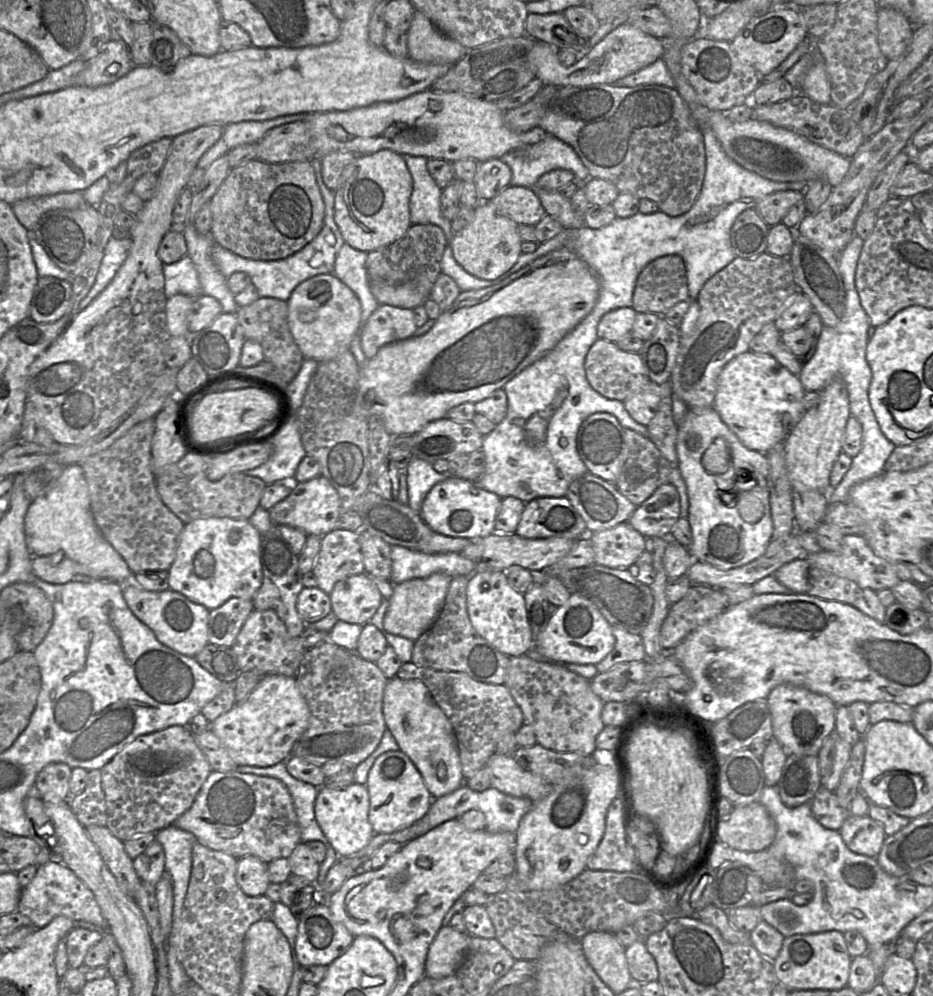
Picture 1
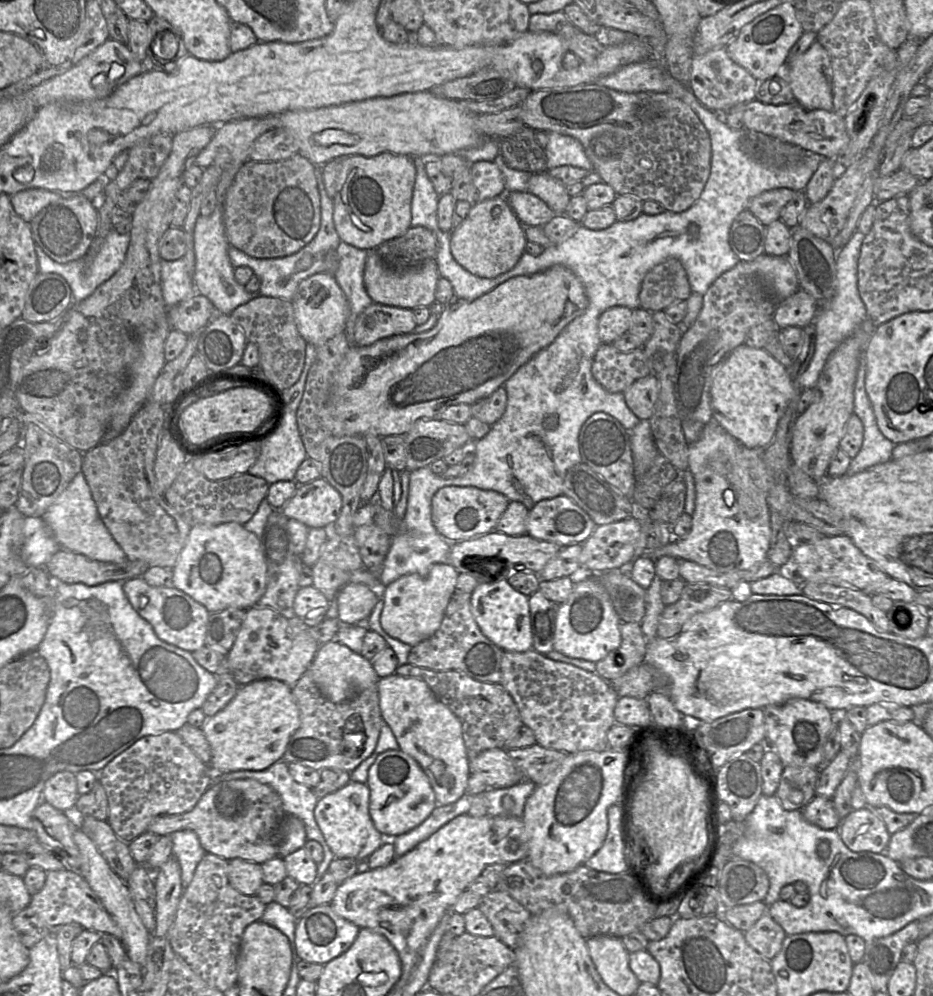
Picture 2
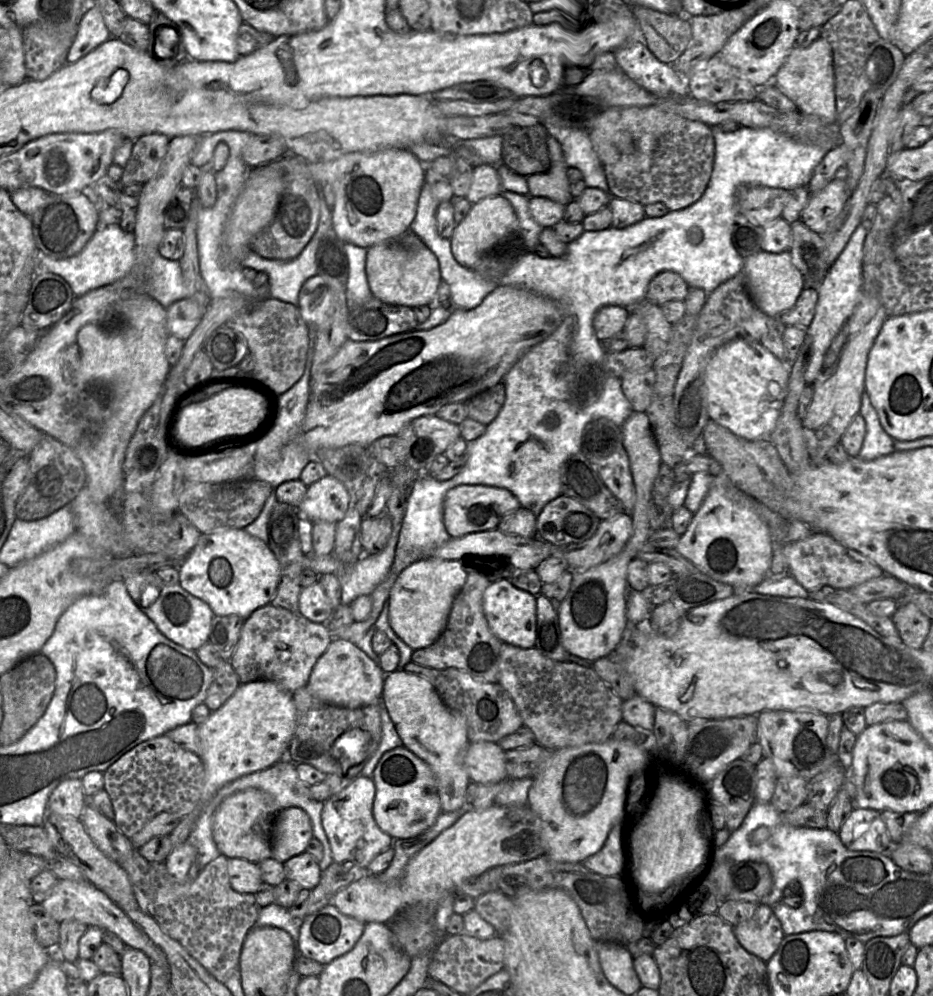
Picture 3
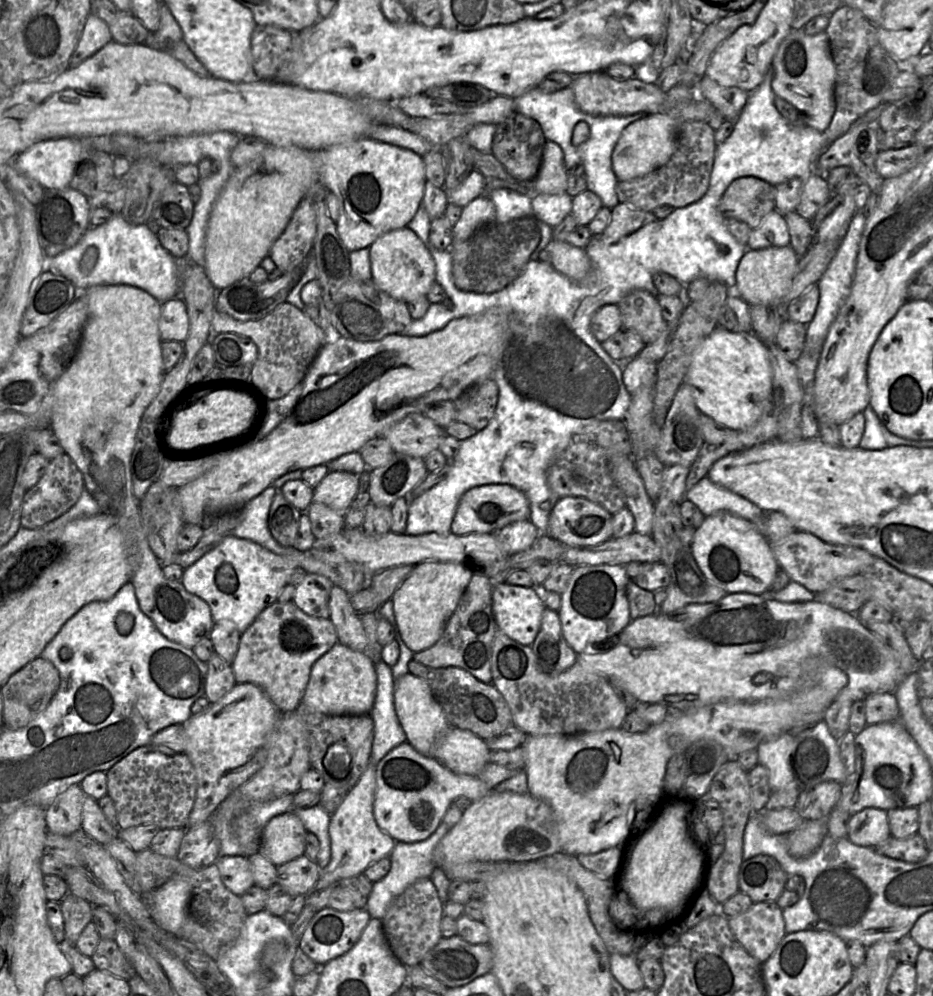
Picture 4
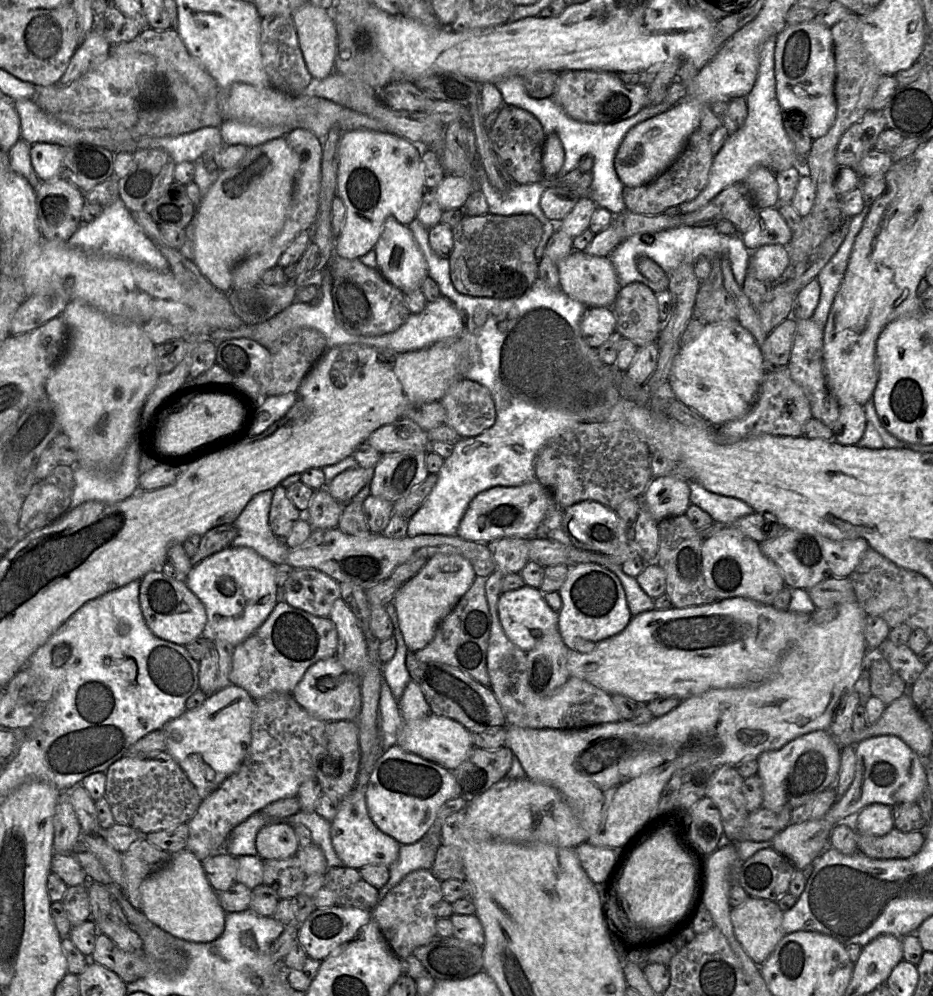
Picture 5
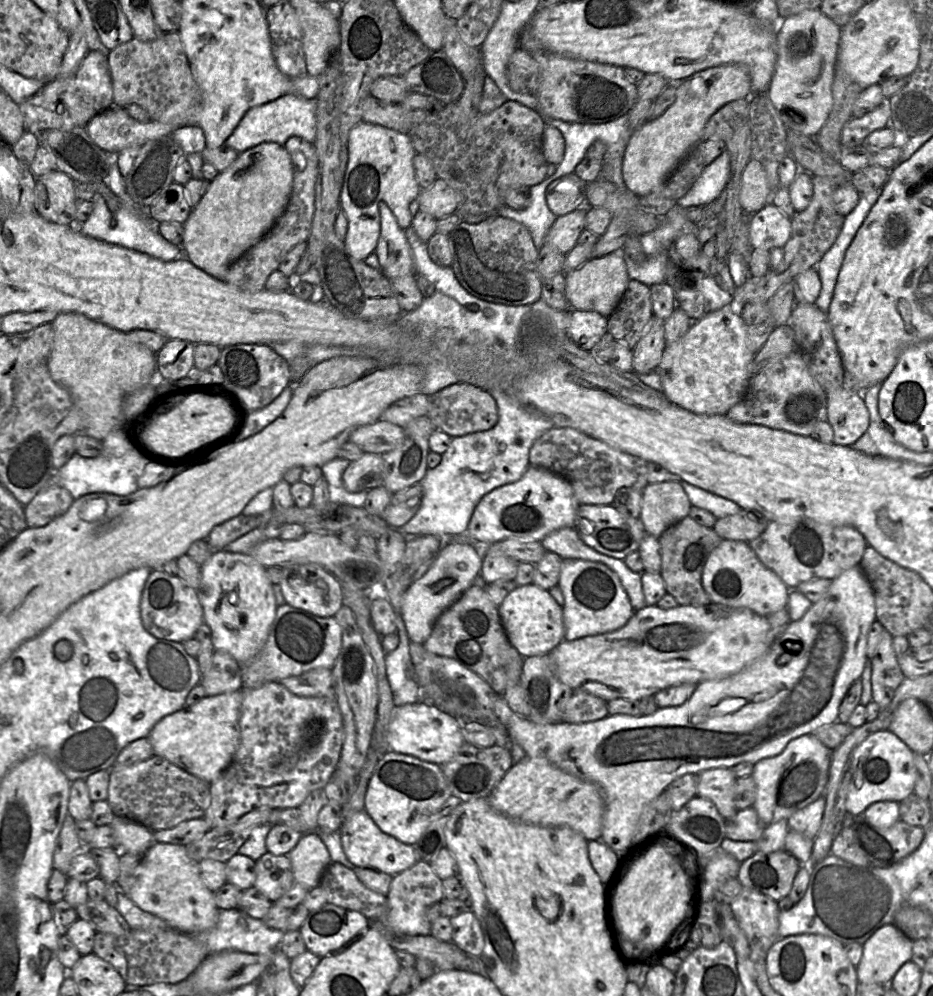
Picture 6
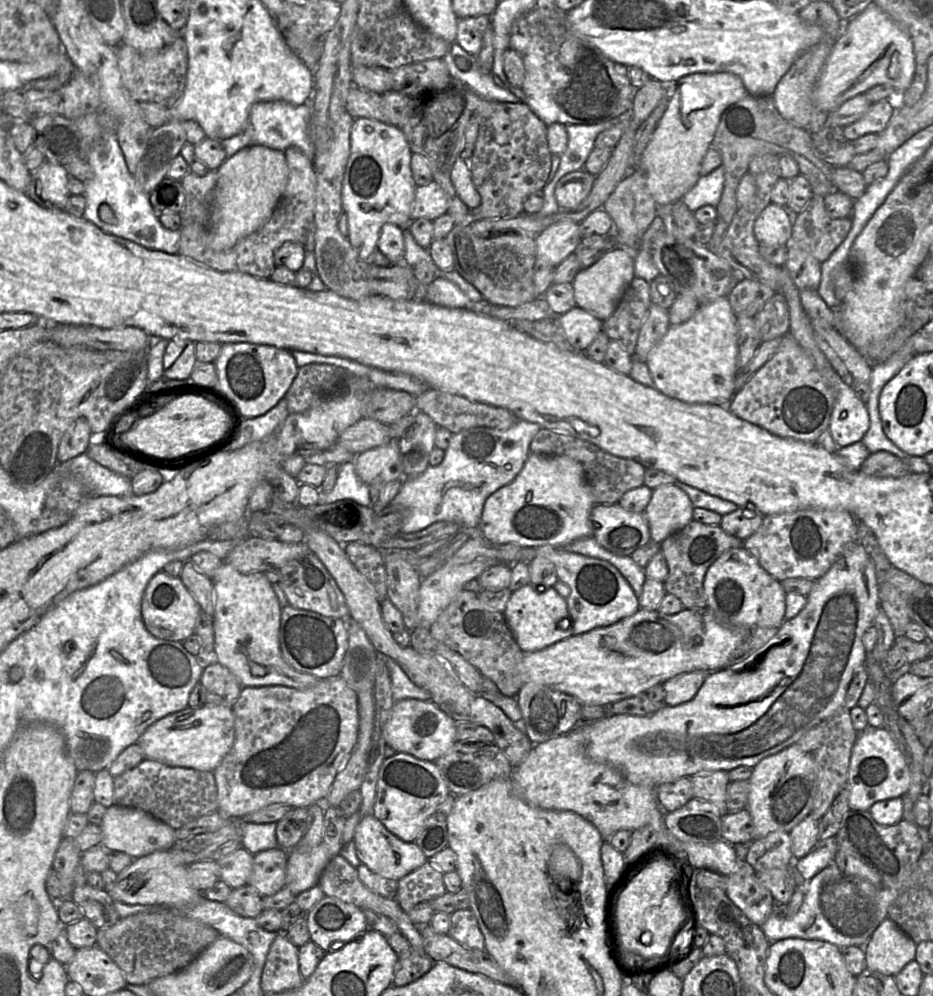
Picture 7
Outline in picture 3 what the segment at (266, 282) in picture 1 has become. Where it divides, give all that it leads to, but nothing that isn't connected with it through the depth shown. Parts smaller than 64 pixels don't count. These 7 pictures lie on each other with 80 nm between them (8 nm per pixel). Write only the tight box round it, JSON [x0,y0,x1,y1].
[241,188,333,306]

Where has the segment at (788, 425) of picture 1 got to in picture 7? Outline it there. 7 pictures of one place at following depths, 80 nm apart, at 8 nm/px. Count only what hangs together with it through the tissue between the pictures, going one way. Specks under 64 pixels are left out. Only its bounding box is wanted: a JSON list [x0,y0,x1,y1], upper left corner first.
[645,297,738,405]

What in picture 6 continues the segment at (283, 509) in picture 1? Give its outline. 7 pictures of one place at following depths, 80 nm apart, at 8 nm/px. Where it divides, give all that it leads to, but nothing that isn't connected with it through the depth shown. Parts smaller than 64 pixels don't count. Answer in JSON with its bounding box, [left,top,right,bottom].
[342,452,387,493]

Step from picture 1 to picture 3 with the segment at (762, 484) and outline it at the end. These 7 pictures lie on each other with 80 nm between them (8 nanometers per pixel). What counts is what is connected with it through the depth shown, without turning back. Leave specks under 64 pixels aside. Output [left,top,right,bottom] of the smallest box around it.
[675,474,774,593]

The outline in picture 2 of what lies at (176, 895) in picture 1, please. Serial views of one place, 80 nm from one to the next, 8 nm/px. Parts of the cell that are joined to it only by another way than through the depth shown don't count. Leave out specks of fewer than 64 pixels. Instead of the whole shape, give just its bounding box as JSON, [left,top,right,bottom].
[170,830,206,889]

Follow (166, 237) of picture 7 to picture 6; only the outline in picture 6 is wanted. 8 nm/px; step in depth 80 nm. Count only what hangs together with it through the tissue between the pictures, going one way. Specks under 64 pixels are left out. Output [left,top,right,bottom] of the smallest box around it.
[77,153,181,262]

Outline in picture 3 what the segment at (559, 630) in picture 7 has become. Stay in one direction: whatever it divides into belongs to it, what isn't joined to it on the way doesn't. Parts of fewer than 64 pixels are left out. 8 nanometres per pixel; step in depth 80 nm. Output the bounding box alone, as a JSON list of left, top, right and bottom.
[482,579,536,648]

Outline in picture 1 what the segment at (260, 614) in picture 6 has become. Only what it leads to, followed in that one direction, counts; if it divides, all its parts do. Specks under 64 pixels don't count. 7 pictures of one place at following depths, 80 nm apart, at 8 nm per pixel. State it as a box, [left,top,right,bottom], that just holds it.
[168,518,262,610]

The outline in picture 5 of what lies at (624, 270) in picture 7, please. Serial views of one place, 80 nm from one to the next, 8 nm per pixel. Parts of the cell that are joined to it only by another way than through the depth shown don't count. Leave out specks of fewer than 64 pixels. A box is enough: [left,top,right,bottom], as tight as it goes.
[557,250,620,308]

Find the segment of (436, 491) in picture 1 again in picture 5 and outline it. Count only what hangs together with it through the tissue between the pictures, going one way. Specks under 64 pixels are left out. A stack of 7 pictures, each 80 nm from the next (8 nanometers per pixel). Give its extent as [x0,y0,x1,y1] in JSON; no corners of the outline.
[457,480,559,543]

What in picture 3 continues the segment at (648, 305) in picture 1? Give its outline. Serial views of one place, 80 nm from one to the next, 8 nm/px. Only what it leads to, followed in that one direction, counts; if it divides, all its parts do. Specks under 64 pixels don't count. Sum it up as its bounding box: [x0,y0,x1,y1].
[645,271,688,306]

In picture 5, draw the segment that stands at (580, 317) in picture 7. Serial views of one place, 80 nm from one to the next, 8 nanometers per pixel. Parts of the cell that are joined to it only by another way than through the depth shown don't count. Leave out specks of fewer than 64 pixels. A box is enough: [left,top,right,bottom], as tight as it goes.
[580,307,615,348]

